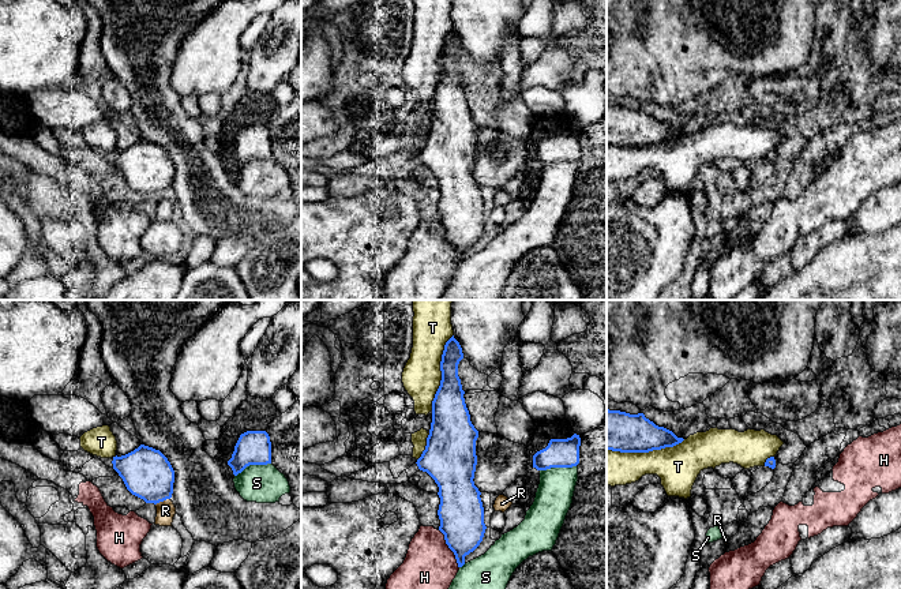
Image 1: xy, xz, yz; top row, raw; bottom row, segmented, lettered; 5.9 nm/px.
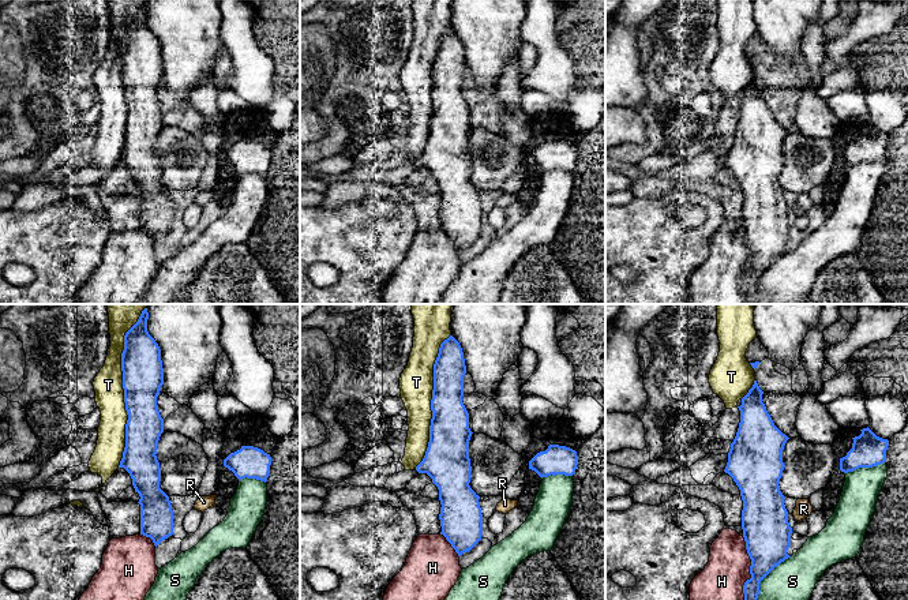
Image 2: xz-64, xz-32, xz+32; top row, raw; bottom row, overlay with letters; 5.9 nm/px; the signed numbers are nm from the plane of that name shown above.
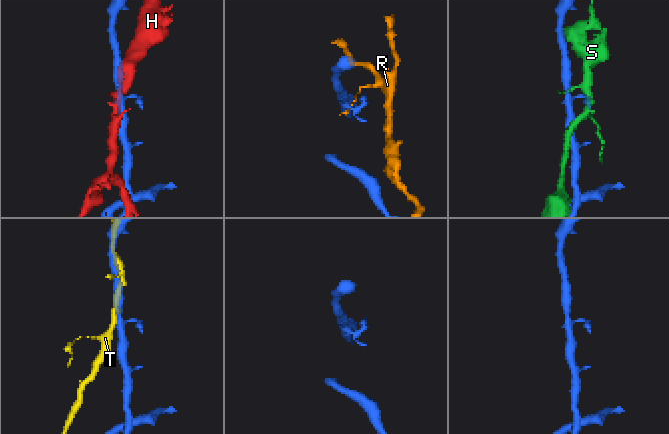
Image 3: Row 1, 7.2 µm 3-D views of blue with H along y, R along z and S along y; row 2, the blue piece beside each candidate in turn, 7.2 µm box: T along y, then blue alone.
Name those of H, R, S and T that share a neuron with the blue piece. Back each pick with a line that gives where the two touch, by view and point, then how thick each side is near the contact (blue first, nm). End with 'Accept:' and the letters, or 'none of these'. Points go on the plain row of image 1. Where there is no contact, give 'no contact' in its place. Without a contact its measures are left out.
Accept: none of these

